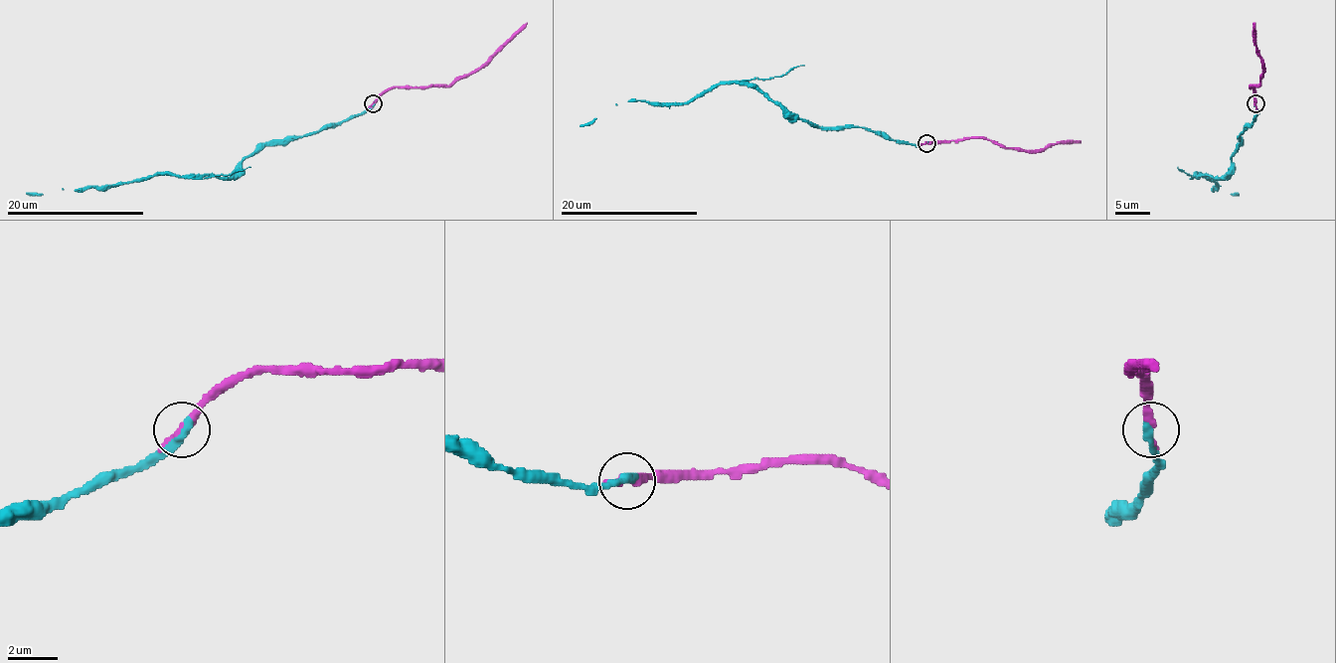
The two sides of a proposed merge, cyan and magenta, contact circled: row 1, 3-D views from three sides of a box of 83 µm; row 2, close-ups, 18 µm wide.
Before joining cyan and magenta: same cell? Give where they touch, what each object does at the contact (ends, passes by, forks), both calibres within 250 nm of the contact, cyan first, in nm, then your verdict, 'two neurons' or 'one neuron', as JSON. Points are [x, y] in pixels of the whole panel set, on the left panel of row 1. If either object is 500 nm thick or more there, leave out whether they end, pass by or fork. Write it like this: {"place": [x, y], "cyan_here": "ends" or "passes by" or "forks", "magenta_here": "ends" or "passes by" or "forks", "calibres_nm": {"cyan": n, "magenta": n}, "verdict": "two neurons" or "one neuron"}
{"place": [373, 103], "cyan_here": "ends", "magenta_here": "ends", "calibres_nm": {"cyan": 440, "magenta": 380}, "verdict": "one neuron"}

